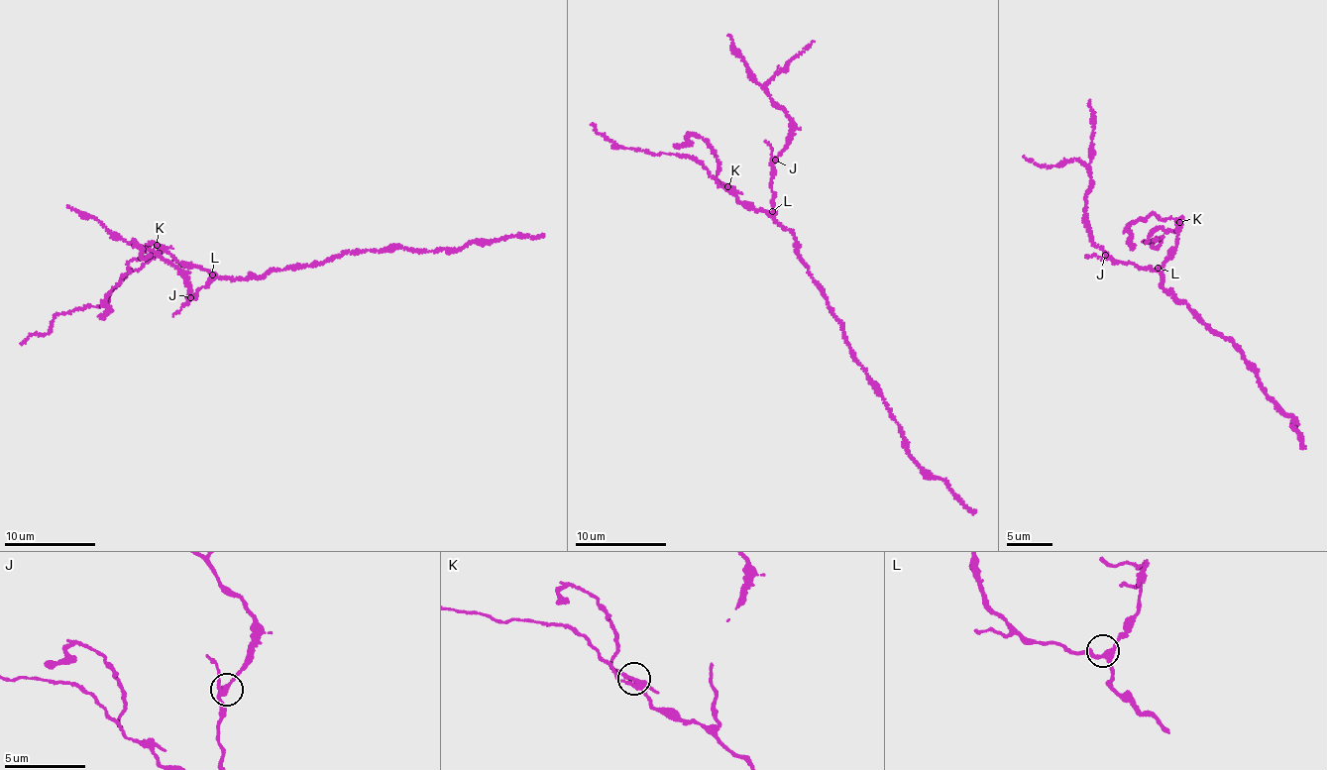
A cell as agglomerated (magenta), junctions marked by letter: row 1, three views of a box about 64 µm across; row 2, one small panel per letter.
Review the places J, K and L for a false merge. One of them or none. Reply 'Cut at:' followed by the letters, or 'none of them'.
Cut at: K

